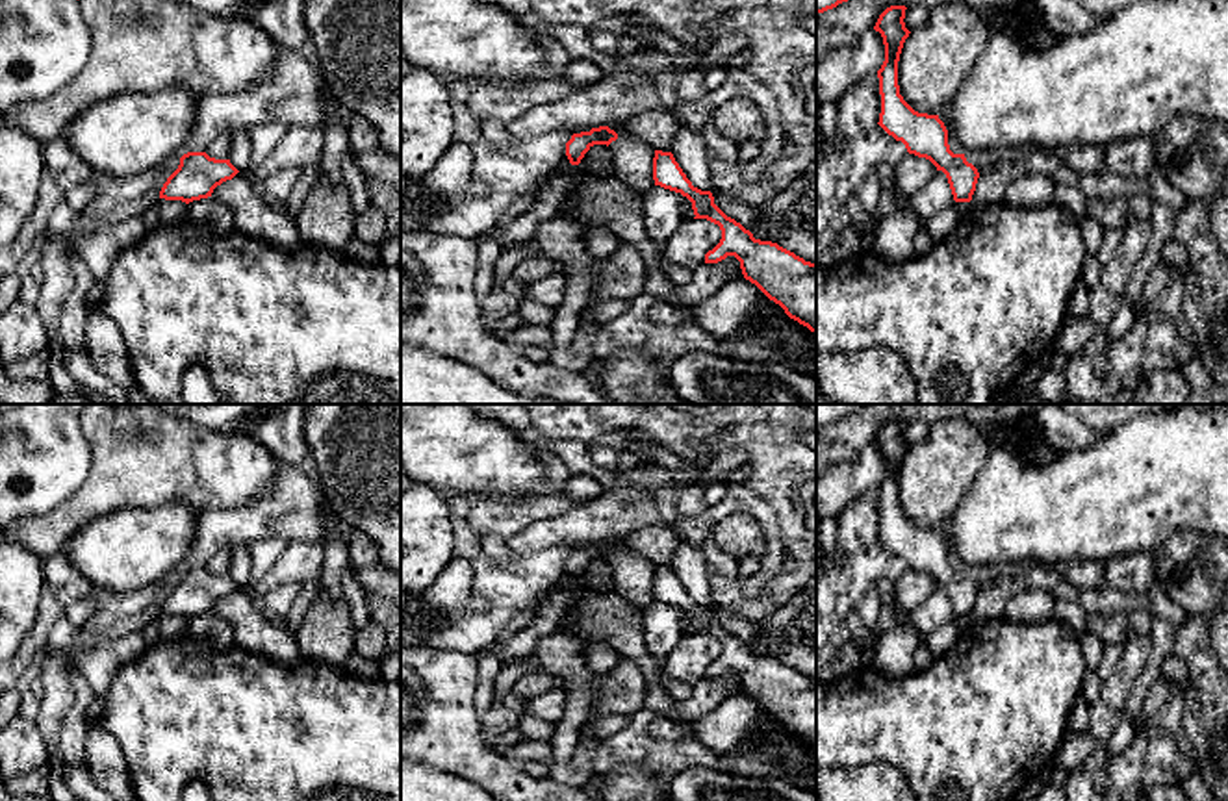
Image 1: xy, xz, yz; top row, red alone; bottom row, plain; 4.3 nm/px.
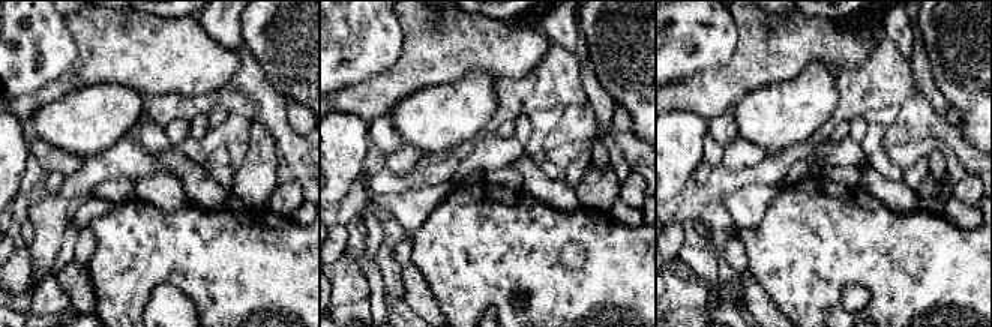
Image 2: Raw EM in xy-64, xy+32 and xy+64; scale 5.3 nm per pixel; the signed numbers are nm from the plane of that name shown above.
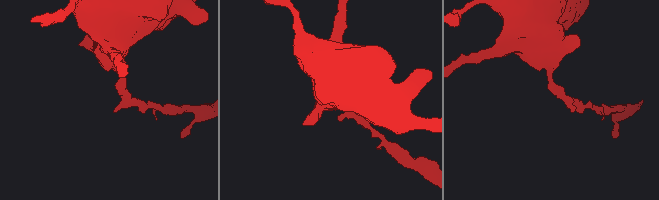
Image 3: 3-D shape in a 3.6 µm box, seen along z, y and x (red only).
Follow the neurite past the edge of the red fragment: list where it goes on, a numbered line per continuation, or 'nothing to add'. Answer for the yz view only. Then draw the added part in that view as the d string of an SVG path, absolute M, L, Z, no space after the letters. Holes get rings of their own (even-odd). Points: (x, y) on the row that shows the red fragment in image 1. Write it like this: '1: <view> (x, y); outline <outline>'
nothing to add

